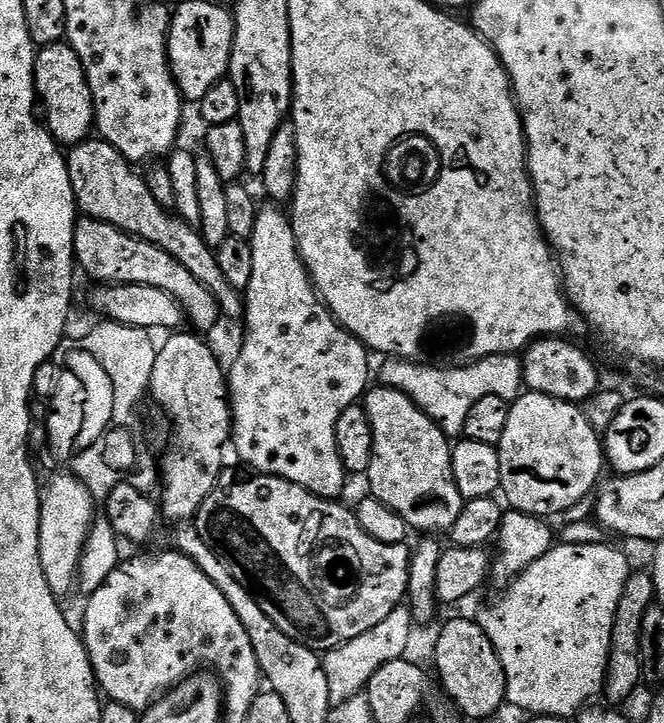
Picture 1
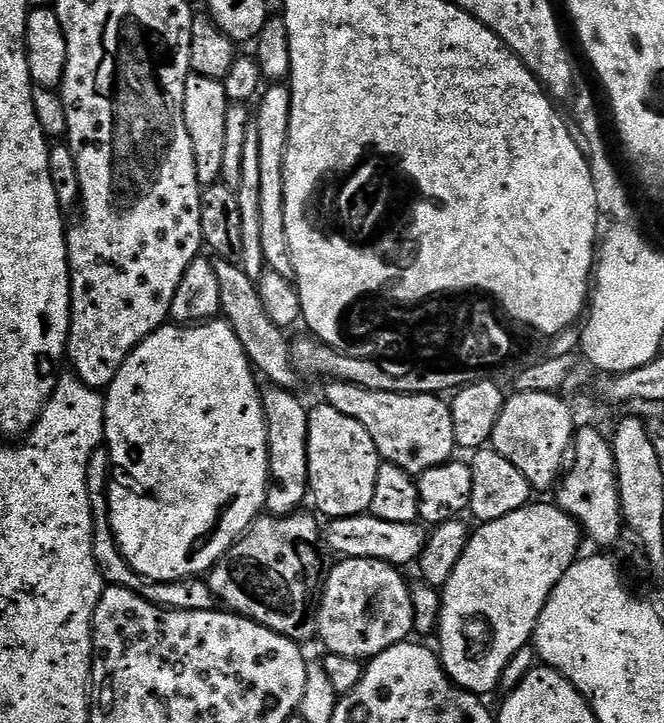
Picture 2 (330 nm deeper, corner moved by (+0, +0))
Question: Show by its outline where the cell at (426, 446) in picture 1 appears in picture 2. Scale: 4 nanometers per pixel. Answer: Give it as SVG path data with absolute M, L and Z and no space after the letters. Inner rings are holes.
M336 380L325 390L323 399L334 410L342 410L354 418L374 438L374 446L380 451L381 461L402 466L402 470L419 474L434 466L447 464L457 455L454 438L454 418L447 399L439 395L411 396L410 394L386 394L378 390L366 390L357 384Z

